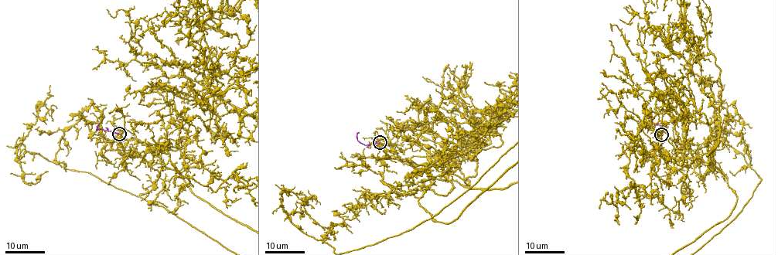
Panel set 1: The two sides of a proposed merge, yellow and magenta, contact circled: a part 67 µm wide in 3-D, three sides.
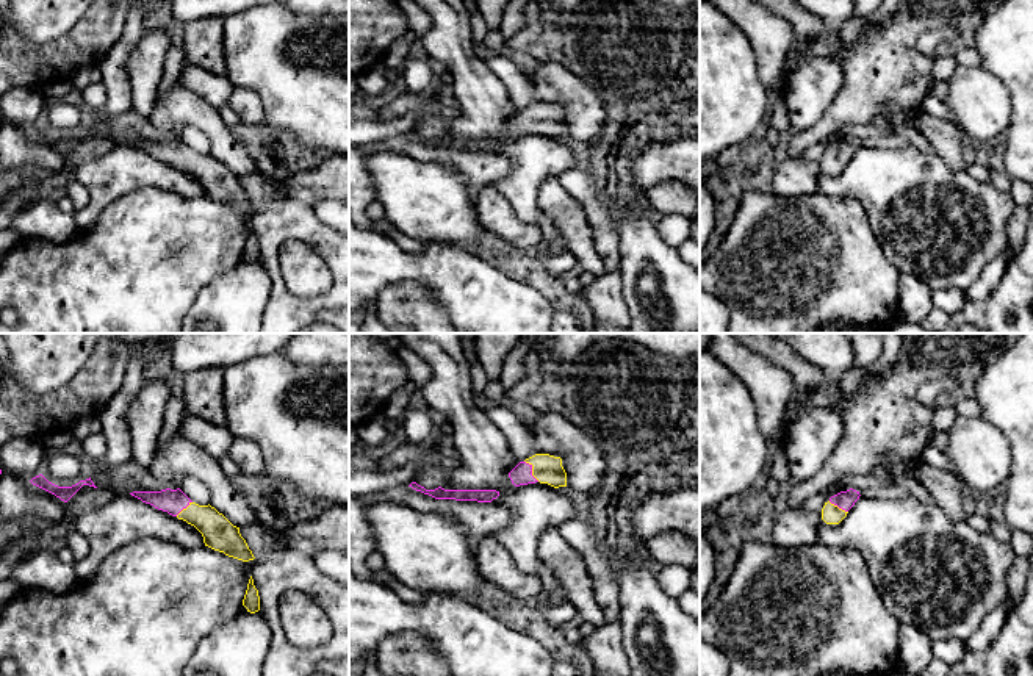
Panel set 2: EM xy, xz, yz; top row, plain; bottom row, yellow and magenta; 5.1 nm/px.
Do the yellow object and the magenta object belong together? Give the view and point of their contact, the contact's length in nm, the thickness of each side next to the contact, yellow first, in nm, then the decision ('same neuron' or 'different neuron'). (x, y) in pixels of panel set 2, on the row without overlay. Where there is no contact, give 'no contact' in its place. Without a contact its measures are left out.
xz (532, 121) | 130 nm | 150/110 nm | same neuron

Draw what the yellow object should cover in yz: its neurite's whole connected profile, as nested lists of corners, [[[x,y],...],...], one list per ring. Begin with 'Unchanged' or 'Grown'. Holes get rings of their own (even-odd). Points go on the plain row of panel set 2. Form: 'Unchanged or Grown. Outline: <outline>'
Grown. Outline: [[[850,138],[830,147],[822,158],[822,169],[826,174],[839,174],[848,163],[848,160],[859,149],[859,141]]]

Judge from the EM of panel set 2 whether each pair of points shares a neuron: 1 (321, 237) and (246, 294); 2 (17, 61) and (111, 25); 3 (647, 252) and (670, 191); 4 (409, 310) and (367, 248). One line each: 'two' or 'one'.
1: two
2: one
3: two
4: two

